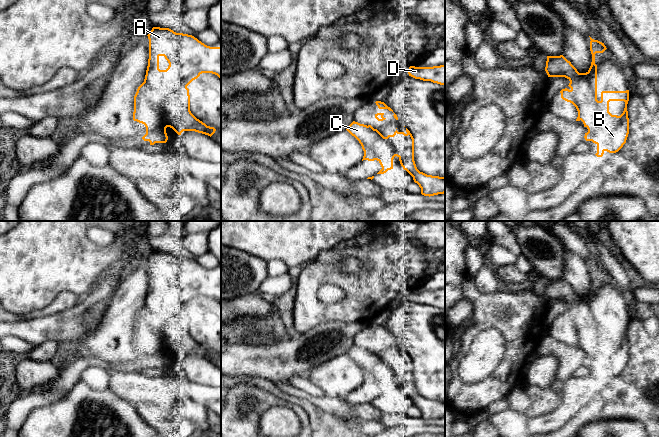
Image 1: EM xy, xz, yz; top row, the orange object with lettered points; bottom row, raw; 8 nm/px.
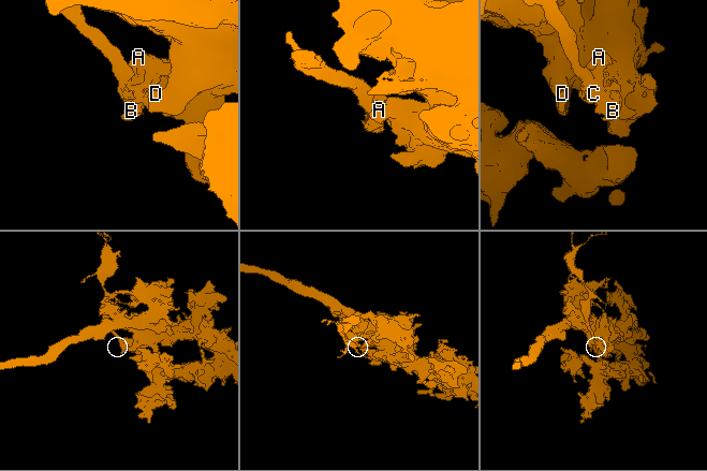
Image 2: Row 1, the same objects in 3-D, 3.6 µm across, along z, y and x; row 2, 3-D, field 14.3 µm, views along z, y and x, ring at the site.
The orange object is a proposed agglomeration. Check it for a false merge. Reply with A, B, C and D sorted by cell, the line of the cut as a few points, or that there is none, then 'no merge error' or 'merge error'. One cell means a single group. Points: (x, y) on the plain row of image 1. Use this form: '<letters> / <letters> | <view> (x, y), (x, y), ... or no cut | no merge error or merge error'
A B D / C | yz (578, 297), (592, 316), (581, 344) | merge error

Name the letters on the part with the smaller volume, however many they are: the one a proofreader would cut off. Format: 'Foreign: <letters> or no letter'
Foreign: C

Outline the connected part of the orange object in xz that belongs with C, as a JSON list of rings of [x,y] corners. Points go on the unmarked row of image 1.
[[[353,345],[346,353],[352,360],[354,360],[360,367],[366,368],[369,366],[370,361],[374,355],[367,349],[360,348]]]

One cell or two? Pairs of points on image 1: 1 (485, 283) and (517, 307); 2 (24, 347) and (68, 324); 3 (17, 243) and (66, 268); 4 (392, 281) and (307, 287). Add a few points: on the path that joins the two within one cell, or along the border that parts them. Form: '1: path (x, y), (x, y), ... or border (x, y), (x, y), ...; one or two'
1: border (474, 279), (474, 284), (480, 291), (496, 290); two
2: border (10, 335), (17, 336), (35, 346); two
3: path (29, 255), (54, 256); one
4: path (371, 281), (345, 281), (339, 278), (328, 278); one

